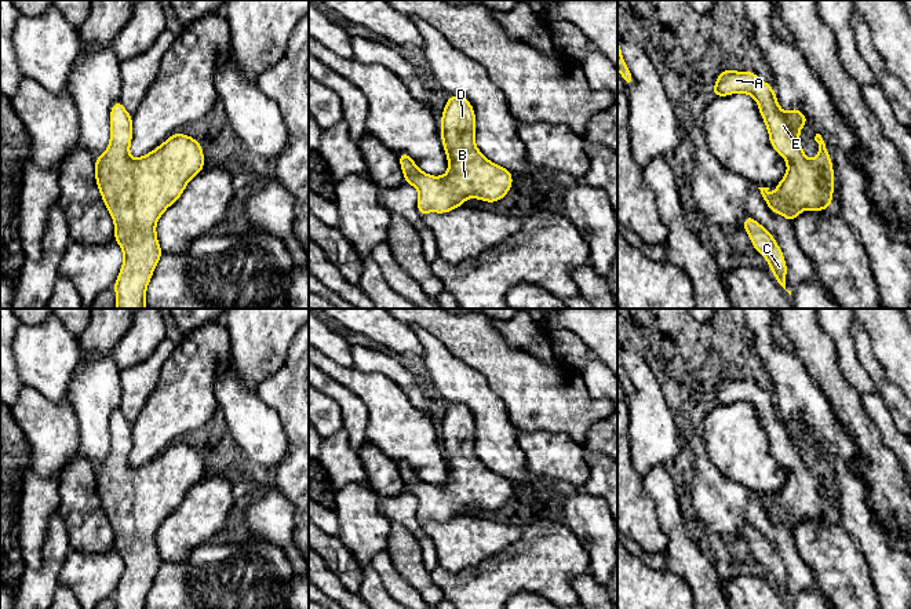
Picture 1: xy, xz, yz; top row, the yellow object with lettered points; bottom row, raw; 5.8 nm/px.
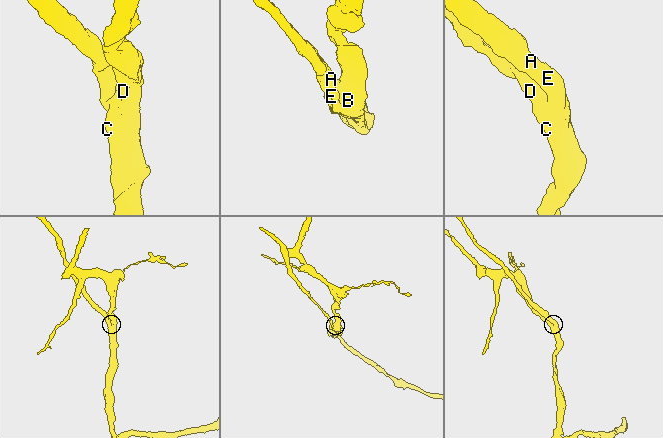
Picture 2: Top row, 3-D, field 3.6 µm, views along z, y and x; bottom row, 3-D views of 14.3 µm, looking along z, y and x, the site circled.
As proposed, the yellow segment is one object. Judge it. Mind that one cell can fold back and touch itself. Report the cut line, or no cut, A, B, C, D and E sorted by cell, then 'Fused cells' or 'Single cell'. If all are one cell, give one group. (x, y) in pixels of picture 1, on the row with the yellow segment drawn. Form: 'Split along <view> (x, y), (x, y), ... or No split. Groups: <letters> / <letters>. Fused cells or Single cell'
No split. Groups: A B C D E. Single cell

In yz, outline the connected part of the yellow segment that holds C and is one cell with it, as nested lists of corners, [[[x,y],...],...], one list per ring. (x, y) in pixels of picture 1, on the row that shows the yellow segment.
[[[750,215],[744,218],[743,229],[757,252],[768,260],[776,281],[786,289],[787,265],[776,238]]]

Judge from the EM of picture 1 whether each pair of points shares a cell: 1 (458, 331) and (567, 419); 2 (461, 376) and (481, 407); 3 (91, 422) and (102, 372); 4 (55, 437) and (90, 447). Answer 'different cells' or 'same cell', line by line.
1: same cell
2: same cell
3: same cell
4: different cells

